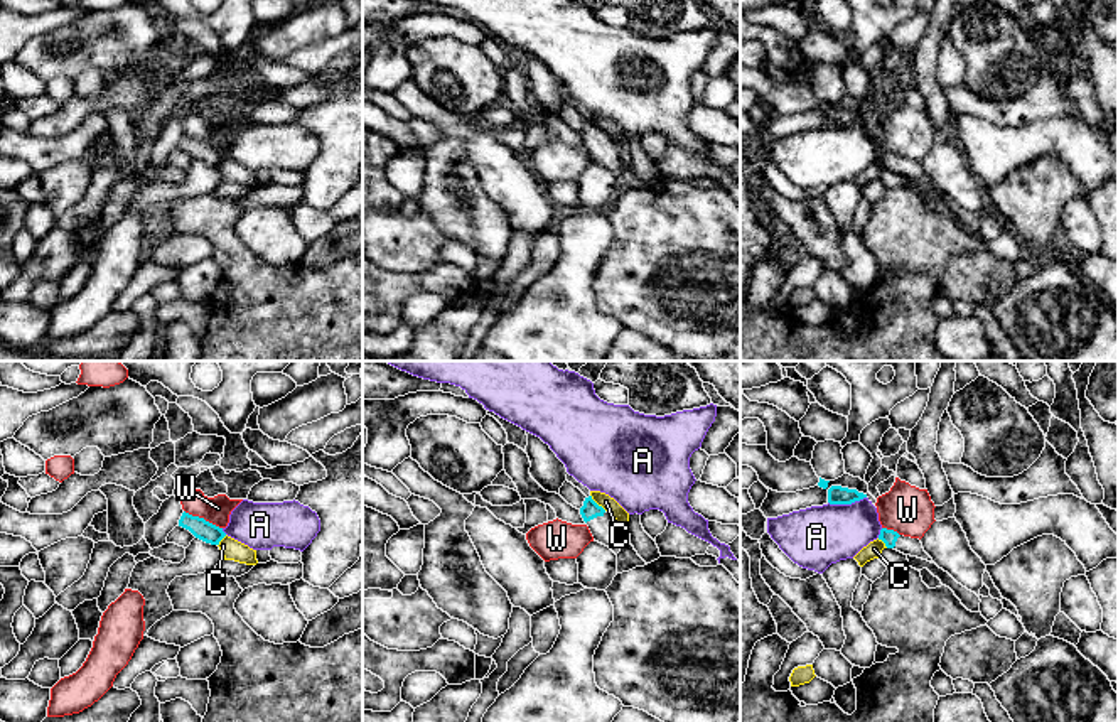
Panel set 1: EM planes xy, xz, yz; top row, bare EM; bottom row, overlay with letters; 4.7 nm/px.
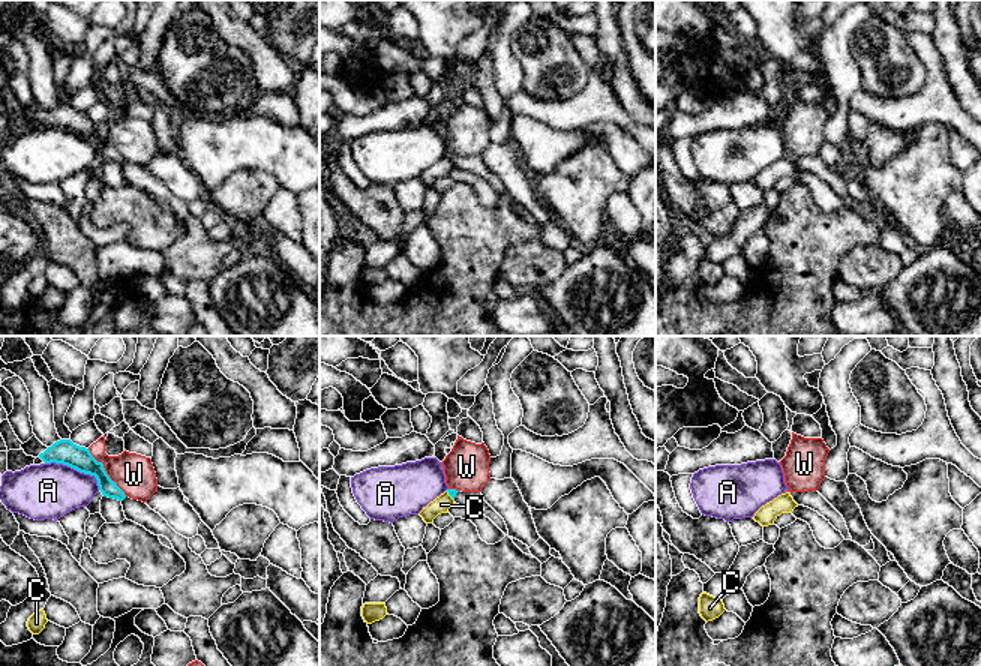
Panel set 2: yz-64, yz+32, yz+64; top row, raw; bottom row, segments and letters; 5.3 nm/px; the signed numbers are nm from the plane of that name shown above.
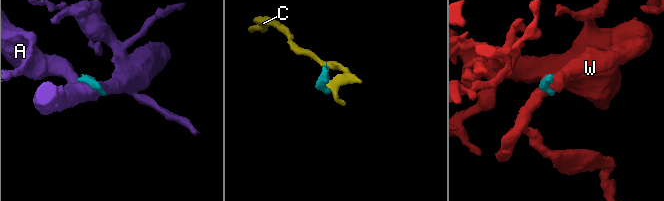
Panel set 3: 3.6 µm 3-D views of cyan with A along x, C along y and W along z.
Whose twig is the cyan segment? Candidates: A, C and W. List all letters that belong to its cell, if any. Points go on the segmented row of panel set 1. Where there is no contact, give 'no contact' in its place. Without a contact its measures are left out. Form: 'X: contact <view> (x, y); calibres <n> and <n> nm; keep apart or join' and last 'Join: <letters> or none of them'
A: contact yz (847, 503); calibres 90 and 300 nm; keep apart
C: contact xz (596, 503); calibres 90 and 70 nm; keep apart
W: contact xy (203, 518); calibres 90 and 130 nm; keep apart
Join: none of them

